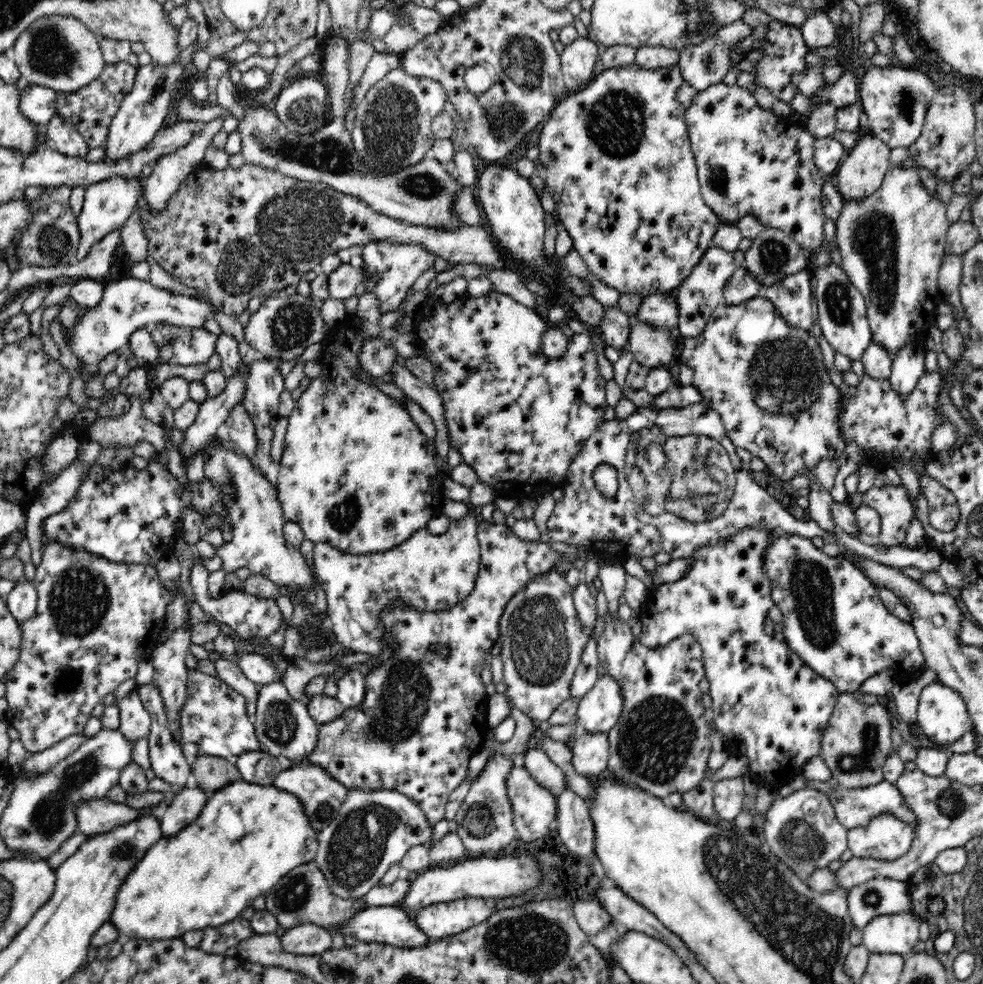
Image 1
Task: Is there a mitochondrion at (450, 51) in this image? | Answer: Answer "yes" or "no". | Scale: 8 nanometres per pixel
no

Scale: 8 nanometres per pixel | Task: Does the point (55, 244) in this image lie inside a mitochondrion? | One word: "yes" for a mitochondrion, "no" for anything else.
yes

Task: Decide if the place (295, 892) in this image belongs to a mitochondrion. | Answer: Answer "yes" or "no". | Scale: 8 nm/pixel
yes

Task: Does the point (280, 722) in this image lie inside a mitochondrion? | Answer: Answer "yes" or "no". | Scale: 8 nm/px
yes

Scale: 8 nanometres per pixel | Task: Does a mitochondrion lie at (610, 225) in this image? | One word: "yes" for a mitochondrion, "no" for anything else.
no

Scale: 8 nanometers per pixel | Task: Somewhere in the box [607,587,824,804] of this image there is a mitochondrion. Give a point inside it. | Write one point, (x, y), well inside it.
(654, 743)

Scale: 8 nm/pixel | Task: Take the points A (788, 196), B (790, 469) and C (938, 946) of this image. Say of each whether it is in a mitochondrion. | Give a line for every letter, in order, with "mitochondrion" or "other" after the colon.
A: other
B: other
C: other

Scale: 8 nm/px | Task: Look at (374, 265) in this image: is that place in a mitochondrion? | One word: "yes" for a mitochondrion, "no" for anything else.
no

